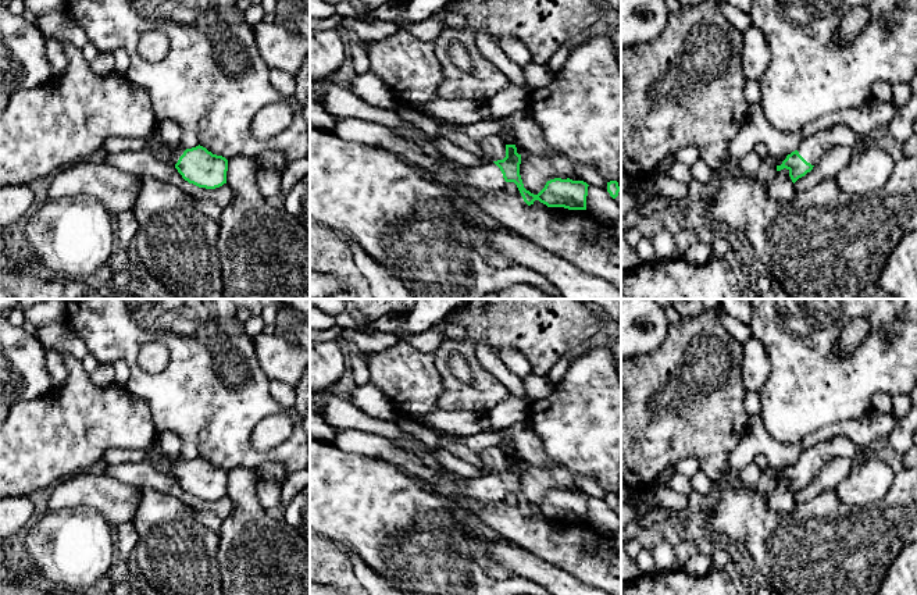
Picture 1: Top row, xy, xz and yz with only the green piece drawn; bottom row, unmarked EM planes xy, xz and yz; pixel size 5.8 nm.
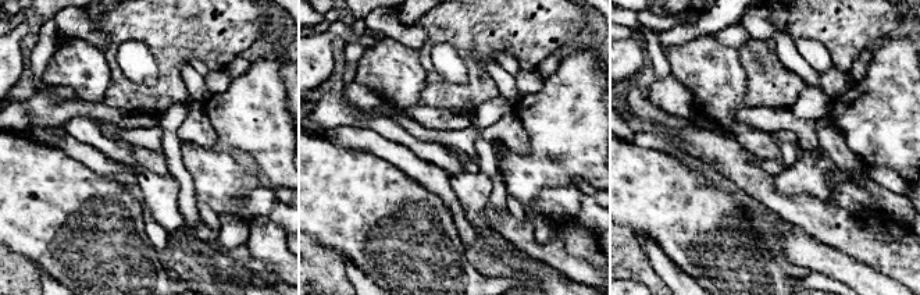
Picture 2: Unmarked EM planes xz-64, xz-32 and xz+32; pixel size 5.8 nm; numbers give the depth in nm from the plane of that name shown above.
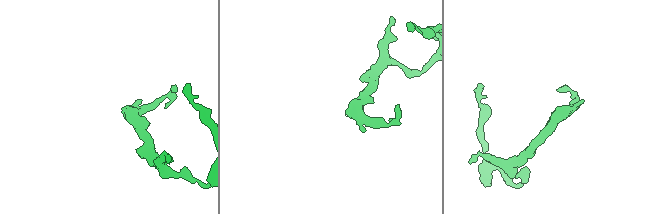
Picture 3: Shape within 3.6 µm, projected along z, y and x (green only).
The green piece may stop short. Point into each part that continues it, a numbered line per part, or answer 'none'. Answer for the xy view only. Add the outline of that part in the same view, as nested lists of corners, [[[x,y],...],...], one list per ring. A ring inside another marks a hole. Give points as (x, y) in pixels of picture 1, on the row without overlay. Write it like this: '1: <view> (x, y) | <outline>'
1: xy (175, 462) | [[[154,442],[153,449],[161,456],[163,460],[170,463],[171,471],[174,475],[178,474],[179,468],[183,466],[186,459],[183,459],[181,455],[170,457],[165,450],[160,449],[157,443]]]

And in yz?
1: yz (812, 459) | [[[836,435],[803,449],[796,462],[807,474],[816,477],[825,462],[836,456],[859,459],[860,453],[861,452],[848,437]]]

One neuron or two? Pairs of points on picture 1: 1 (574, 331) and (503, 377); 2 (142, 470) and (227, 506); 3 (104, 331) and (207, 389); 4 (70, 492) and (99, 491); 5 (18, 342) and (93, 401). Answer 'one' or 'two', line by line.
1: two
2: one
3: one
4: one
5: two

